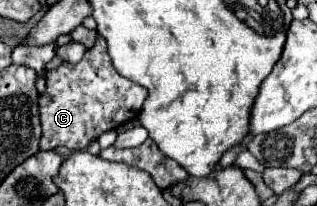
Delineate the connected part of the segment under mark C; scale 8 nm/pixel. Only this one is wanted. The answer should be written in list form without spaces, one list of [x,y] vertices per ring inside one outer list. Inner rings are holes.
[[[98,36],[94,46],[86,50],[78,64],[62,62],[56,70],[48,70],[46,92],[40,96],[42,140],[40,150],[66,146],[70,150],[84,150],[102,132],[114,130],[138,118],[146,100],[146,88],[120,76],[108,56],[104,38]]]

